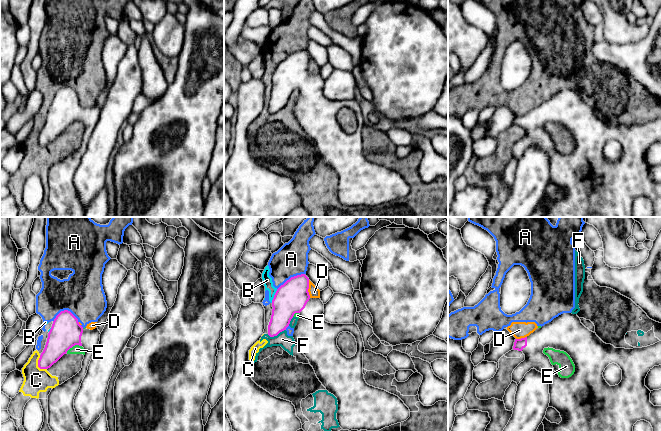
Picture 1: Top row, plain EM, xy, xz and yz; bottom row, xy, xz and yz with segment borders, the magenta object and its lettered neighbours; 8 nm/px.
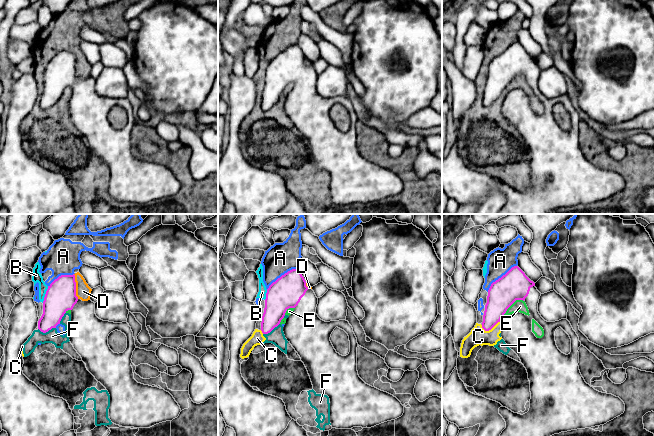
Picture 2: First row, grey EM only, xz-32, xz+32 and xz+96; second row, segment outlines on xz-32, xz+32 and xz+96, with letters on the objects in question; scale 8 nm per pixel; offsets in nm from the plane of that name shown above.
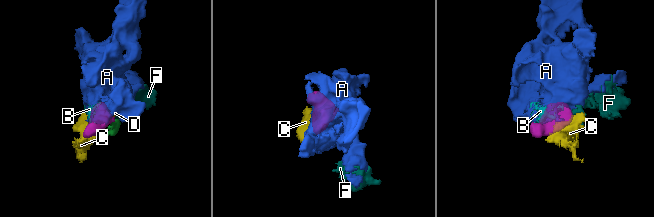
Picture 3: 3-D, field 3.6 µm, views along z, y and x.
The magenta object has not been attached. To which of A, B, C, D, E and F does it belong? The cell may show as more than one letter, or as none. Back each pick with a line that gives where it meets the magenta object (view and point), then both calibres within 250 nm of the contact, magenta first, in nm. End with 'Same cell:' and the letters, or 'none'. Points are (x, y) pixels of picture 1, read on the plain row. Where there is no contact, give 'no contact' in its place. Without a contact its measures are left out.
Same cell: none

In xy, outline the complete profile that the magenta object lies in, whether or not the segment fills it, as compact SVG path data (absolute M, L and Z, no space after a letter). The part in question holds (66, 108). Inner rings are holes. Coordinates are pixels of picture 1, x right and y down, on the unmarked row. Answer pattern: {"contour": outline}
{"contour": "M68 86L61 87L53 97L47 118L38 136L40 145L48 145L75 121L85 126L81 146L72 154L53 164L48 171L48 200L56 217L85 217L86 210L74 185L74 175L87 149L100 117L100 107L83 104Z"}

